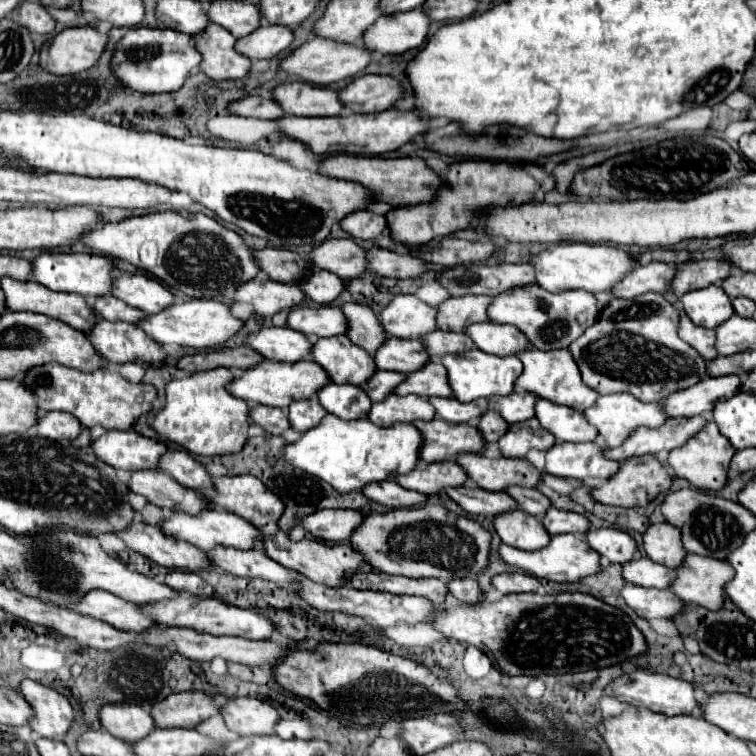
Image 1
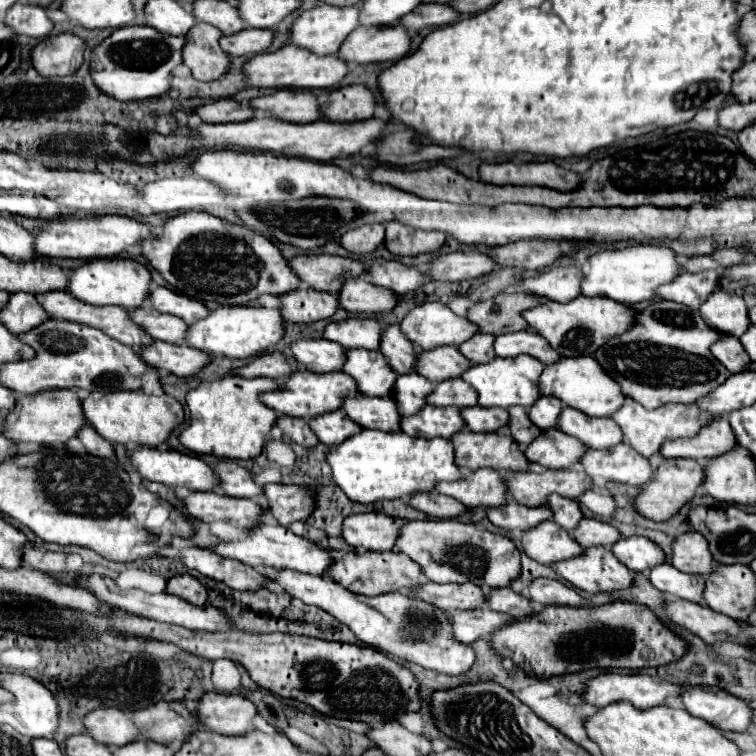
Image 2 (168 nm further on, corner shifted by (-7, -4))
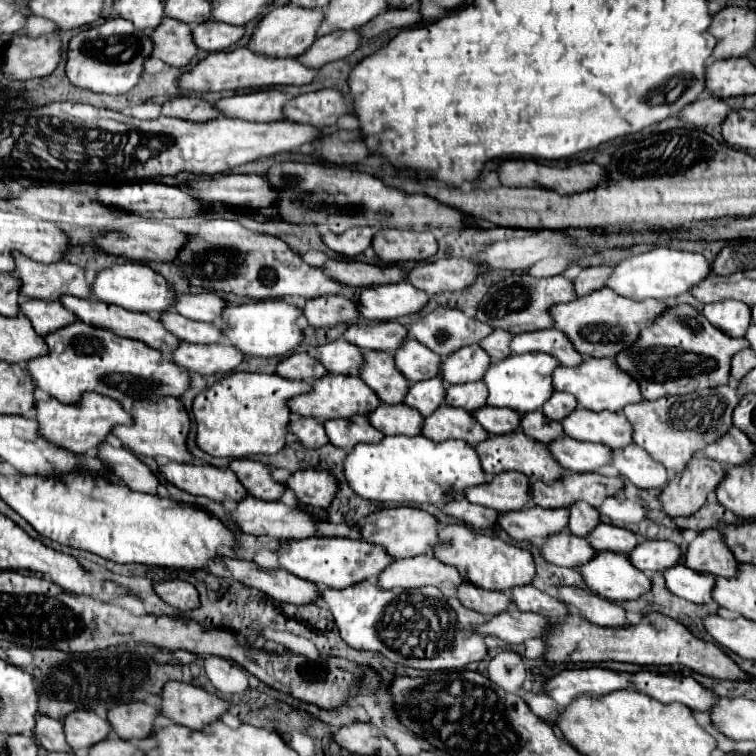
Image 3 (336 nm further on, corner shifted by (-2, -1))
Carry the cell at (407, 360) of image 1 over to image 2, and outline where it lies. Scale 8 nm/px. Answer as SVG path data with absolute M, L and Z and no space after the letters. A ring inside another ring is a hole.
M440 346L434 350L418 352L412 370L436 384L444 378L448 380L452 376L460 376L460 372L464 372L468 366L470 362L464 360L464 356L460 356L454 346Z

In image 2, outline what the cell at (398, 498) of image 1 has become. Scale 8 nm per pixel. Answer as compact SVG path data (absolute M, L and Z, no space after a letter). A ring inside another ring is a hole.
M416 492L410 498L406 498L406 502L412 508L416 508L432 518L456 518L458 514L466 512L464 504L460 504L458 500L454 500L450 496L442 496L436 492Z

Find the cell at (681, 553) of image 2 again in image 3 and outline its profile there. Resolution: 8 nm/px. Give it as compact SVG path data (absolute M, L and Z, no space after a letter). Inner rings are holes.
M705 529L699 533L685 555L685 565L699 573L713 573L717 577L735 577L739 561L727 549L723 533L717 529Z

